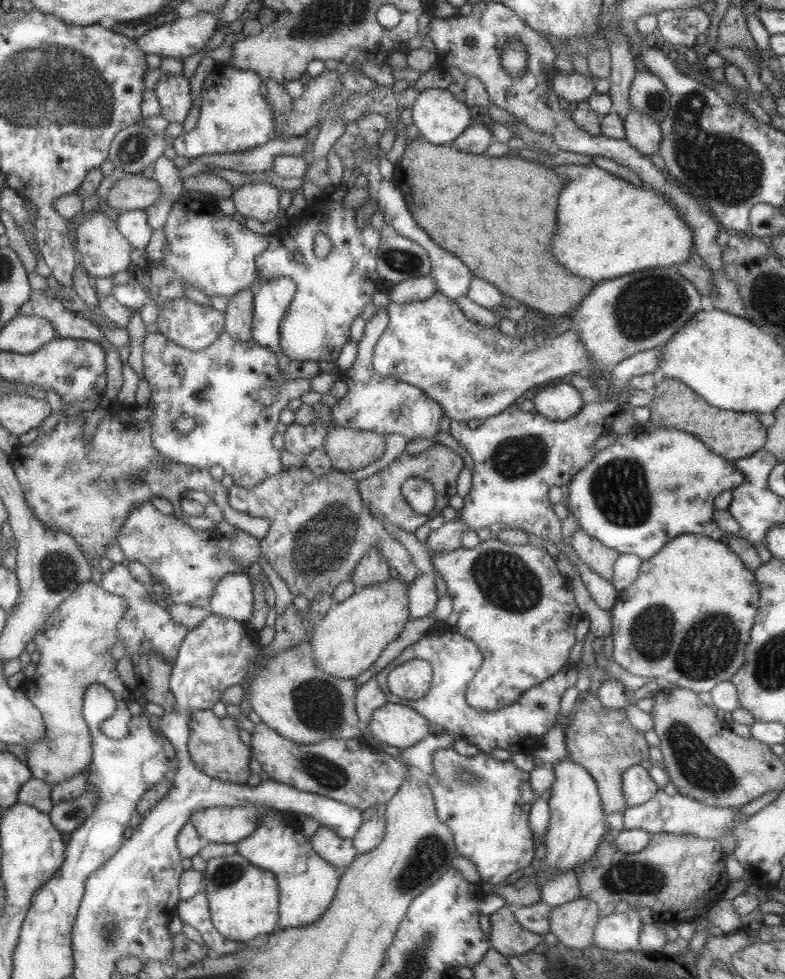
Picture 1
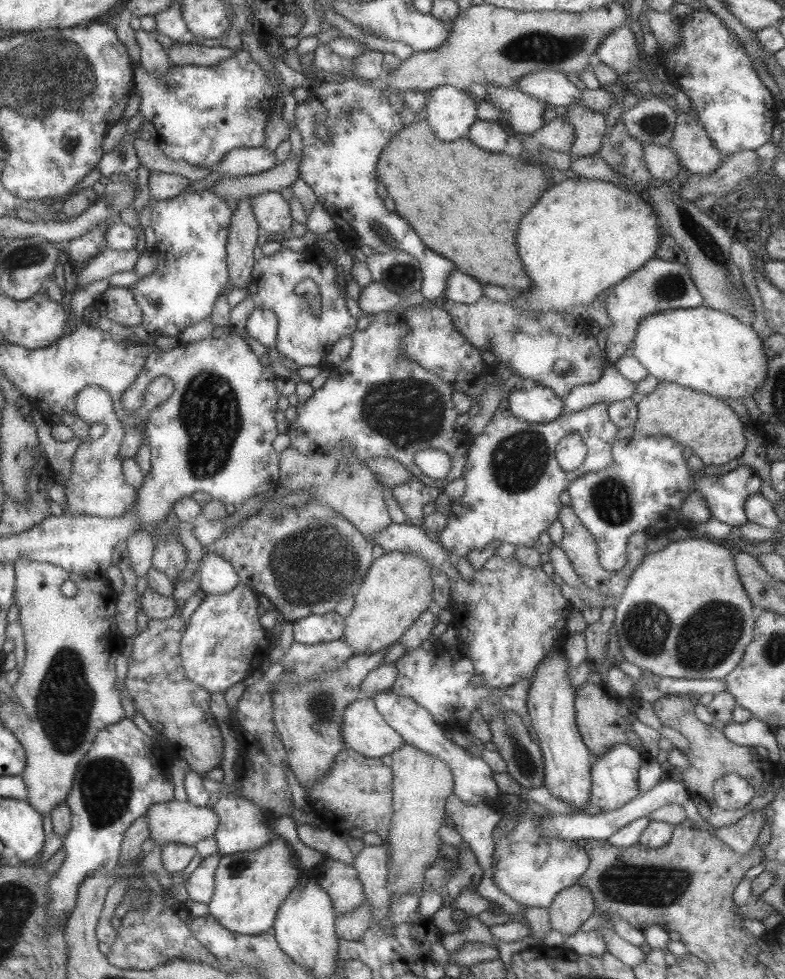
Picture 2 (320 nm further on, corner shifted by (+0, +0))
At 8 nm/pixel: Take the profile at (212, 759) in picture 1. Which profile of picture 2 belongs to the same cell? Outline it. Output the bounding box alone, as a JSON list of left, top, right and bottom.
[124,572,222,777]

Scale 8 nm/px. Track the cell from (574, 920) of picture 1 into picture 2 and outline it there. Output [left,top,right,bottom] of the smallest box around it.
[547,885,595,935]

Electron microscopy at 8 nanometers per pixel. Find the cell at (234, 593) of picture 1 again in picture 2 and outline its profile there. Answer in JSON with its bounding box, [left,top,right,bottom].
[196,549,238,595]

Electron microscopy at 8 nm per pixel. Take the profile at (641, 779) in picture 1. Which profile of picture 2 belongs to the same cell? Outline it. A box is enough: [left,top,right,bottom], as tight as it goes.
[588,743,647,812]

